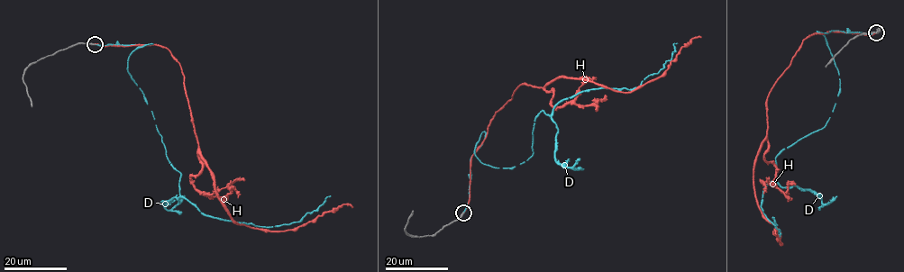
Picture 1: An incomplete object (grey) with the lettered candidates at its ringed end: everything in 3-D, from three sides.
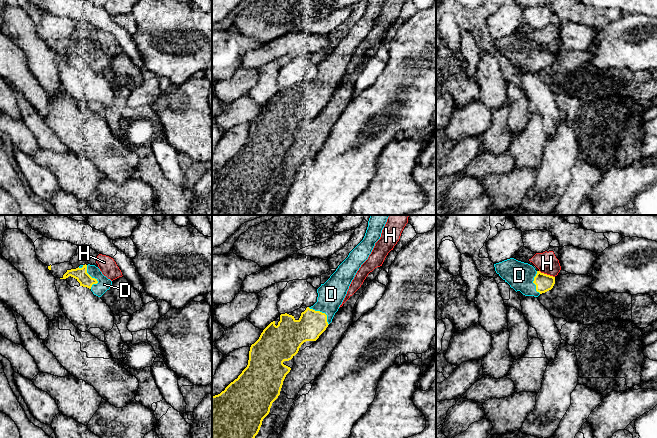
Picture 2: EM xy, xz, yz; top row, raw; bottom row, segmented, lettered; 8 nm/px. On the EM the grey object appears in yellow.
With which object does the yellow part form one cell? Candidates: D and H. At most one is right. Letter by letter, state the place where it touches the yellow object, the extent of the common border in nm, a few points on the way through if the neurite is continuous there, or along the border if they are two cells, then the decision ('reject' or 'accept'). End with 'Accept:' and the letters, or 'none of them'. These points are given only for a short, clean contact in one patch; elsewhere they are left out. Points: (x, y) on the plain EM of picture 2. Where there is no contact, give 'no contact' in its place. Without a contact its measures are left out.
D: contact xy (93, 54); length 200 nm; accept
H: contact yz (546, 50); length 140 nm; border yz (539, 46), (554, 53); reject
Accept: D

